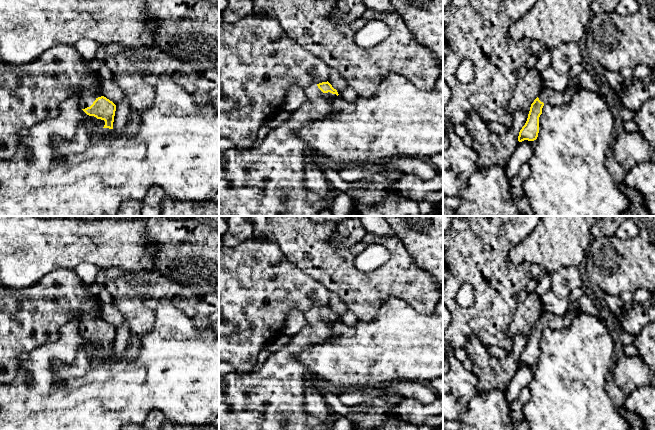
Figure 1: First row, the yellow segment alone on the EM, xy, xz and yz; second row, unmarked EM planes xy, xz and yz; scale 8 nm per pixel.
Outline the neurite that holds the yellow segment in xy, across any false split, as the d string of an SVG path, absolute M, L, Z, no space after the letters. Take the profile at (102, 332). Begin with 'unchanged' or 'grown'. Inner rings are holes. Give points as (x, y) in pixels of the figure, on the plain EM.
grown | M85 316L80 324L80 330L87 339L104 344L103 352L113 353L116 329L101 316Z

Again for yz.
grown | M570 308L563 316L543 311L538 321L531 328L527 345L519 356L518 365L534 365L537 363L539 357L539 341L542 338L542 332L545 327L558 329L567 328L579 314L580 313L573 308Z

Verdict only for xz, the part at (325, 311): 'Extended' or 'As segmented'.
Extended

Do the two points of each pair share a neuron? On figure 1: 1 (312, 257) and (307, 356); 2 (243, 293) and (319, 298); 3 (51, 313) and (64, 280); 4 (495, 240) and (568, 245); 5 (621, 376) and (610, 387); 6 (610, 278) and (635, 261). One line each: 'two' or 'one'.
1: two
2: one
3: one
4: two
5: two
6: one

